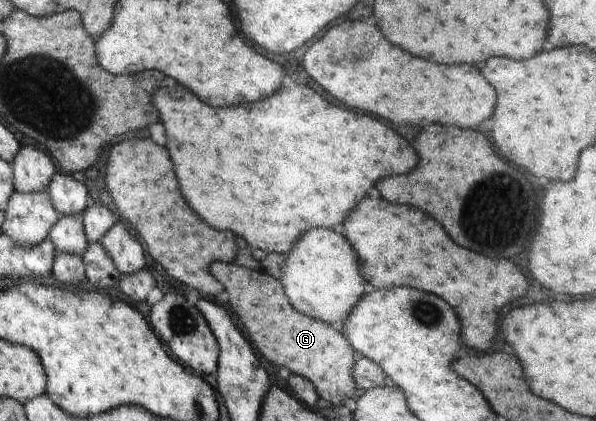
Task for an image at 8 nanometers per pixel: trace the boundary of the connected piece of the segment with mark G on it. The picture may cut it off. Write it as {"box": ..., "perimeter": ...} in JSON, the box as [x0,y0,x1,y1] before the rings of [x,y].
{"box":[209,261,357,405],"perimeter":[[[213,261],[209,265],[209,273],[221,283],[223,291],[227,292],[229,296],[227,302],[233,309],[233,312],[235,312],[235,315],[239,317],[241,323],[243,323],[246,337],[249,339],[251,345],[268,362],[279,367],[285,375],[287,373],[295,373],[295,375],[301,375],[303,379],[308,379],[311,385],[315,387],[317,395],[332,405],[343,405],[345,399],[349,399],[349,397],[355,395],[357,386],[353,381],[353,377],[351,377],[351,371],[353,371],[356,361],[351,345],[349,345],[349,342],[343,337],[340,331],[335,331],[328,323],[313,319],[294,309],[289,304],[289,301],[287,301],[285,291],[283,291],[279,280],[271,277],[271,275],[268,275],[264,271],[253,271],[244,265],[239,266],[233,261],[230,263]]]}

